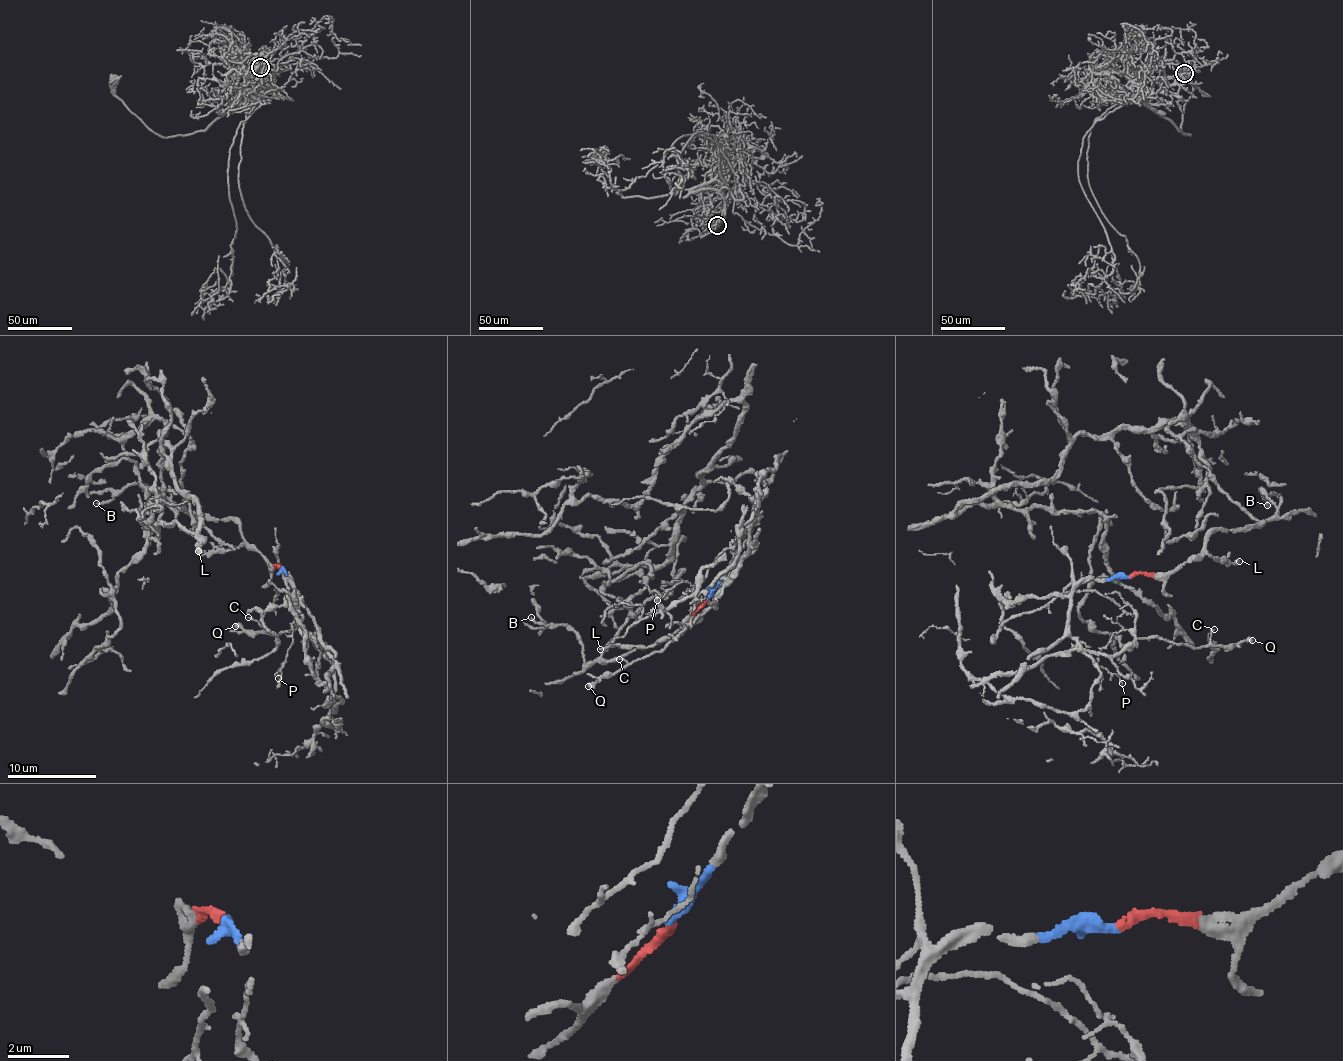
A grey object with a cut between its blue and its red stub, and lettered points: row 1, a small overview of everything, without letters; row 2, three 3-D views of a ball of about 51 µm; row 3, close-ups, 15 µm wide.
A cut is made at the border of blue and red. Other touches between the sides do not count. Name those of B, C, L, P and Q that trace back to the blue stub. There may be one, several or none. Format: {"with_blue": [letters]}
{"with_blue": ["C", "P", "Q"]}

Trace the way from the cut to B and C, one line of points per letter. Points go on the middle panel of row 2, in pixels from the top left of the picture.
B: (707, 599), (673, 634), (664, 636), (658, 644), (610, 660), (594, 660), (587, 663), (573, 631), (530, 618)
C: (707, 597), (732, 558), (734, 572), (727, 584), (681, 634), (659, 651), (630, 664), (619, 659)

